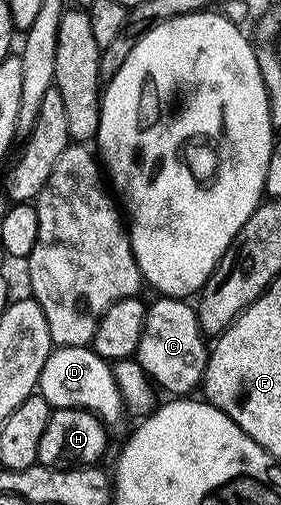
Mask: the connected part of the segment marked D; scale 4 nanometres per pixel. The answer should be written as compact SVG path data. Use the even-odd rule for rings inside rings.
M93 347L55 348L44 366L38 392L55 410L81 408L83 412L94 413L103 424L113 426L125 418L128 405L123 389L118 389L118 380L110 368L113 367L98 357Z

